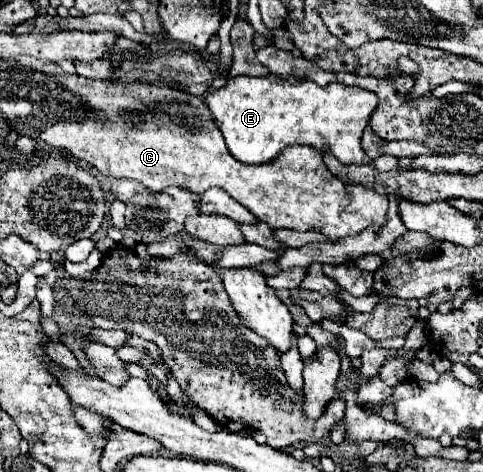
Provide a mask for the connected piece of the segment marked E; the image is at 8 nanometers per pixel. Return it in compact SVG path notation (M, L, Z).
M275 75L231 77L225 87L205 93L205 101L231 155L245 165L271 163L289 145L313 145L315 149L331 153L345 165L361 165L365 159L361 135L377 107L377 95L361 87L343 83L319 87L313 81L291 85Z

